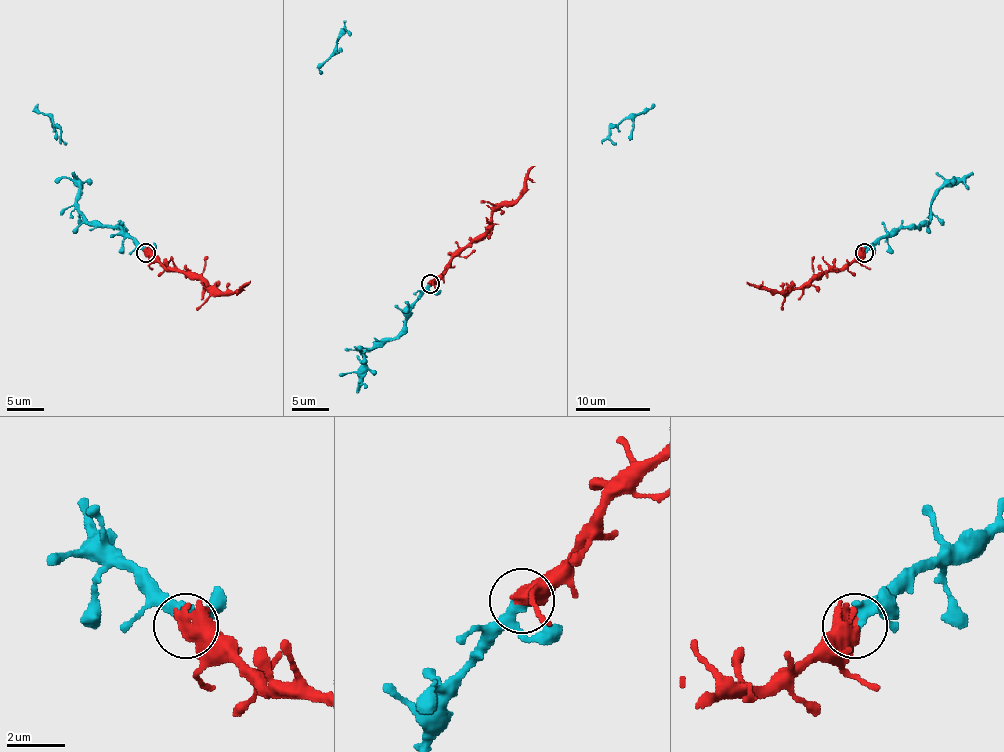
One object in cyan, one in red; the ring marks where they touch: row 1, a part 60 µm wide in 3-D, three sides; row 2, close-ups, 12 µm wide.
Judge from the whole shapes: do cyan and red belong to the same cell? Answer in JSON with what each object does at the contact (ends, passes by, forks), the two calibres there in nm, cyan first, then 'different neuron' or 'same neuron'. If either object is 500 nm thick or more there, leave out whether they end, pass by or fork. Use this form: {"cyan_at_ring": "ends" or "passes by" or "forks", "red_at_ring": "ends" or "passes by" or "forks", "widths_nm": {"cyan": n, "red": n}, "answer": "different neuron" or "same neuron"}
{"cyan_at_ring": "passes by", "red_at_ring": "passes by", "widths_nm": {"cyan": 240, "red": 400}, "answer": "same neuron"}

